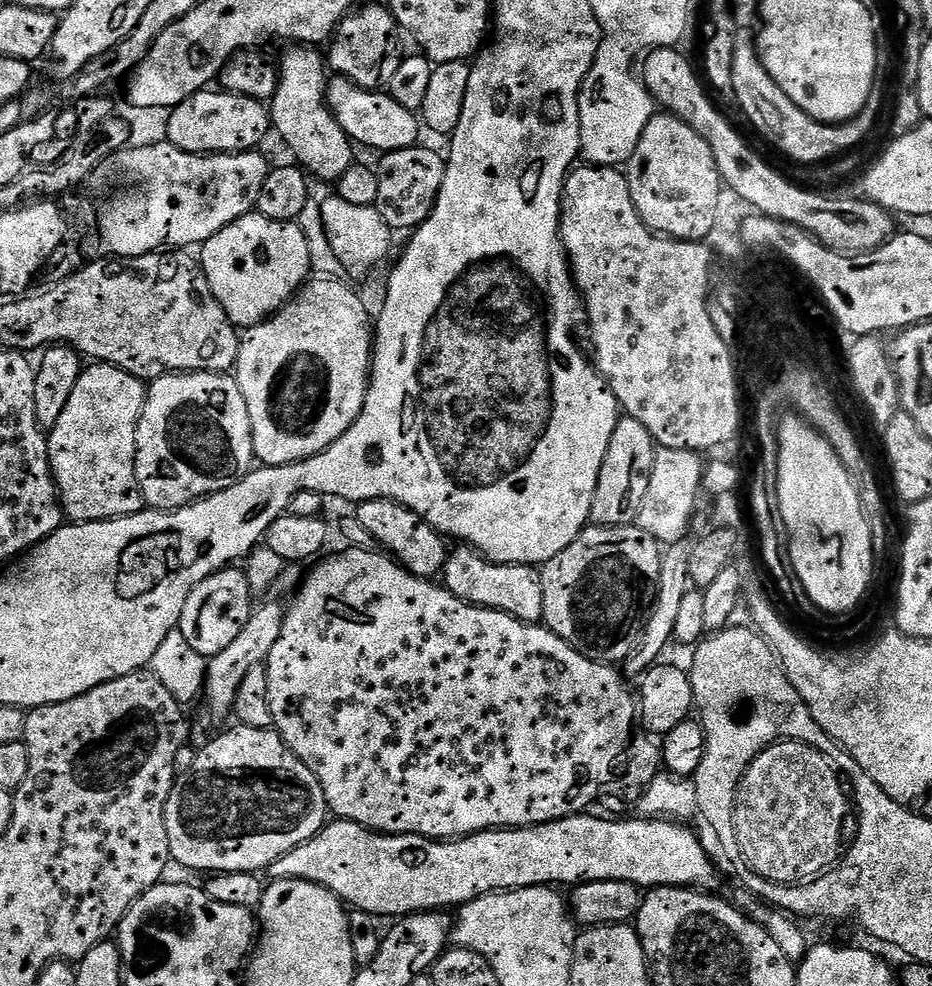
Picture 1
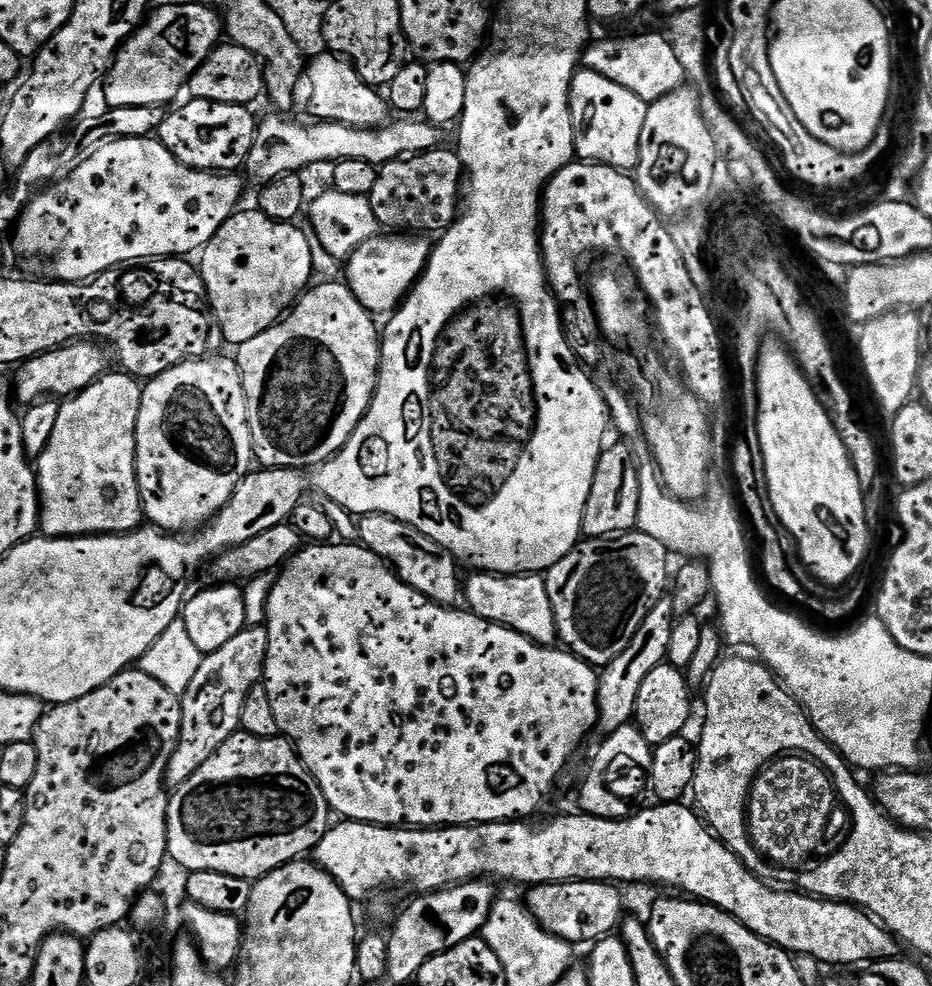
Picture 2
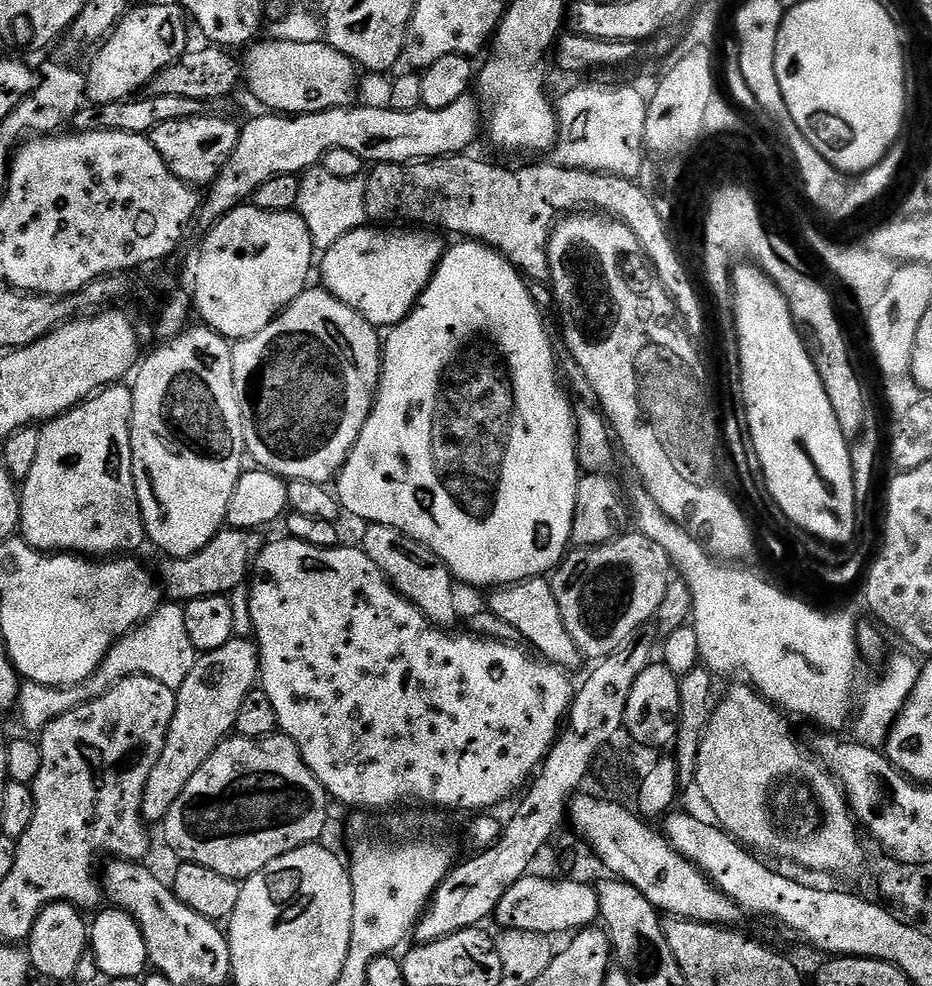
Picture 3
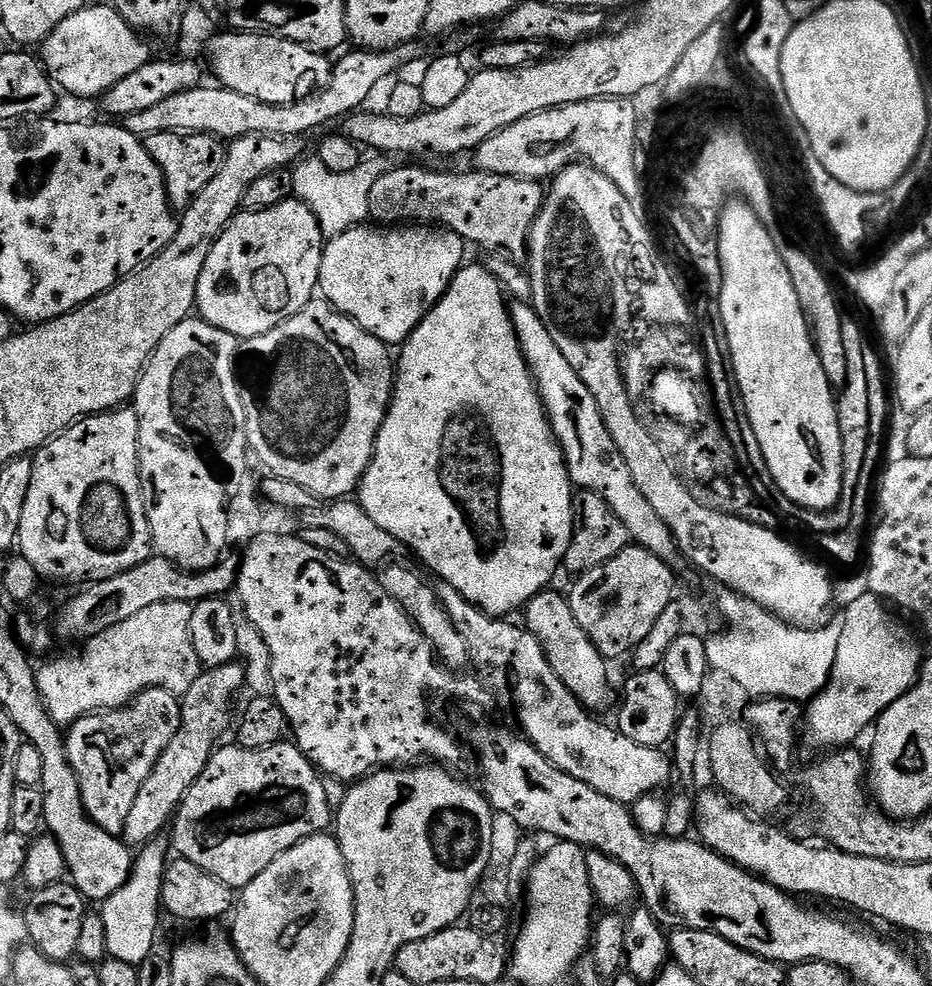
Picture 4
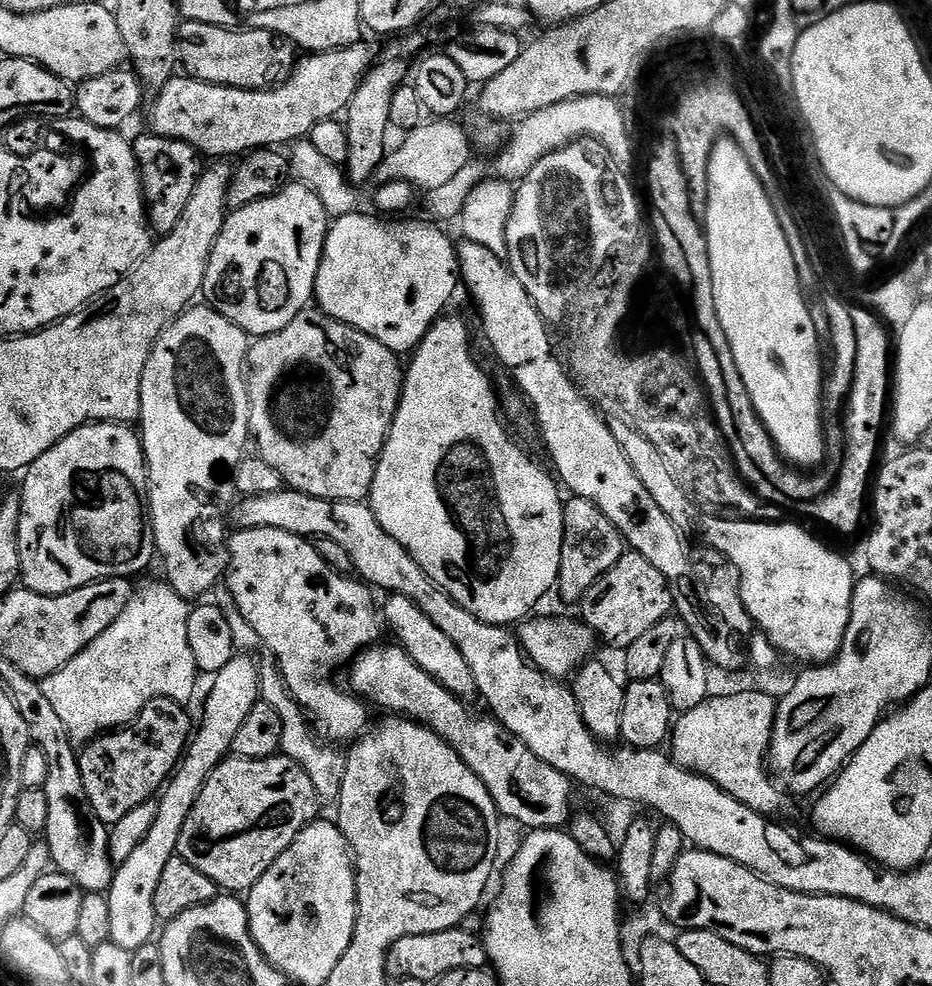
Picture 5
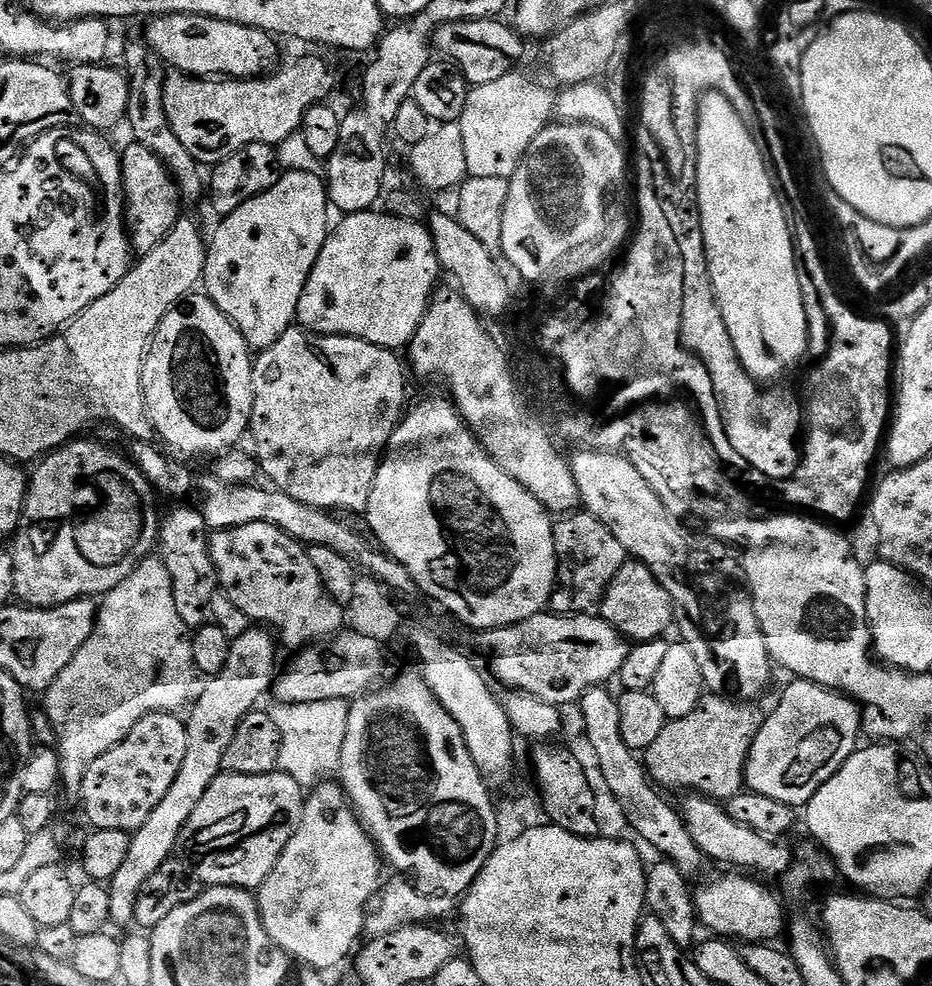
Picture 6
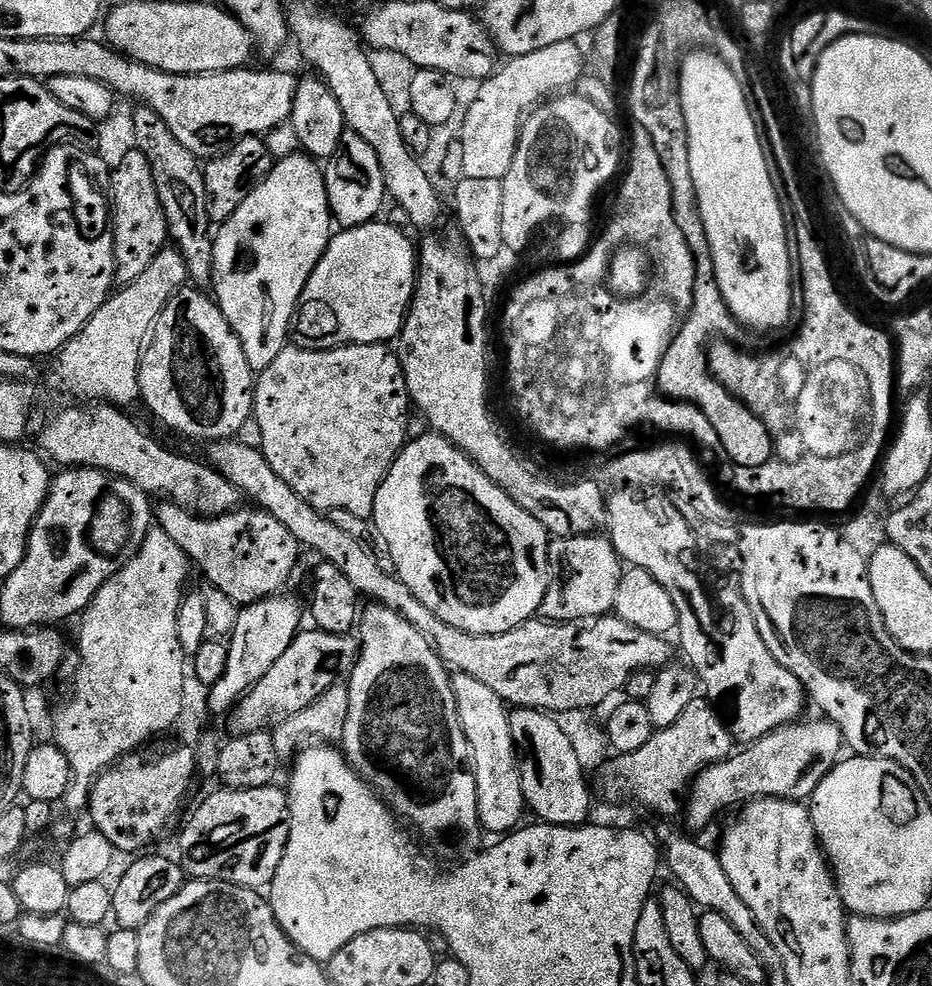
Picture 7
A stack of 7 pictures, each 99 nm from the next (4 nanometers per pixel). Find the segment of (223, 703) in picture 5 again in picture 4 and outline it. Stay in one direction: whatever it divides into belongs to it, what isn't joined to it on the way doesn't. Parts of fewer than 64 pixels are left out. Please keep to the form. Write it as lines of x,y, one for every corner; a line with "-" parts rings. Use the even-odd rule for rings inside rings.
160,838
154,839
135,853
132,873
126,886
122,886
122,890
118,890
109,900
103,901
99,909
99,916
105,923
107,955
118,962
138,966
147,956
153,955
156,927
160,924
160,916
162,917
162,878
170,856
169,845
164,845
162,841

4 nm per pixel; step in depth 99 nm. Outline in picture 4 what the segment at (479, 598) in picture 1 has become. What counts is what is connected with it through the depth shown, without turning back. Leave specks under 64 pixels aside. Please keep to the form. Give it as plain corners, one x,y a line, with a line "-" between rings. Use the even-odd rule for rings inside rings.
545,590
533,598
529,604
523,609
523,623
529,632
533,632
538,638
538,642
542,646
542,650
548,659
550,670
554,670
554,674
558,674
558,678
562,682
562,686
566,686
570,690
570,694
574,694
574,698
578,698
580,705
589,710
595,708
604,708
608,704
608,699
612,696
612,684
608,681
608,664
609,661
598,650
598,646
594,646
594,642
590,642
590,638
586,634
586,630
582,630
582,626
578,626
578,618
574,618
574,610
570,610
567,595
552,592
553,590

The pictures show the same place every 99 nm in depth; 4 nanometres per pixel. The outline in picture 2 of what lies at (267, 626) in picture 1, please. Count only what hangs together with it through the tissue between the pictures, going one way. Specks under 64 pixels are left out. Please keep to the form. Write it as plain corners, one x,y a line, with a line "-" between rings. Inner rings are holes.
246,626
226,646
207,653
198,666
198,674
194,674
190,686
180,696
182,710
182,726
180,727
180,741
168,763
166,777
169,785
175,786
186,782
206,758
213,756
240,728
242,718
242,702
246,694
264,678
264,659
268,649
268,629
264,626

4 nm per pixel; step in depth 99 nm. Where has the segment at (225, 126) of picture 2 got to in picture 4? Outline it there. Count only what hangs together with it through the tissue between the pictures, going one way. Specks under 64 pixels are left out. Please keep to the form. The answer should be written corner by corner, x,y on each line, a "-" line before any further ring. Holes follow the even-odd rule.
163,132
143,137
144,148
154,158
154,162
162,170
162,178
168,194
168,203
173,209
189,208
206,190
210,178
222,170
222,162
226,151
225,141
205,132

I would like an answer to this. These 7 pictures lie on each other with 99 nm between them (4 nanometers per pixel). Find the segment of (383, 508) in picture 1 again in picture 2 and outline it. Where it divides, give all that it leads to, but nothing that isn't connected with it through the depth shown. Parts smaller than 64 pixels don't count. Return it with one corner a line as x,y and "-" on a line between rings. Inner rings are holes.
386,514
361,516
358,523
359,543
370,549
374,555
384,559
384,563
395,572
396,577
406,582
406,586
418,590
418,594
426,594
426,598
445,606
455,605
461,599
462,575
460,576
458,561
450,554
450,550
438,546
434,538
426,538
422,530
414,530
414,526
398,518
390,518

